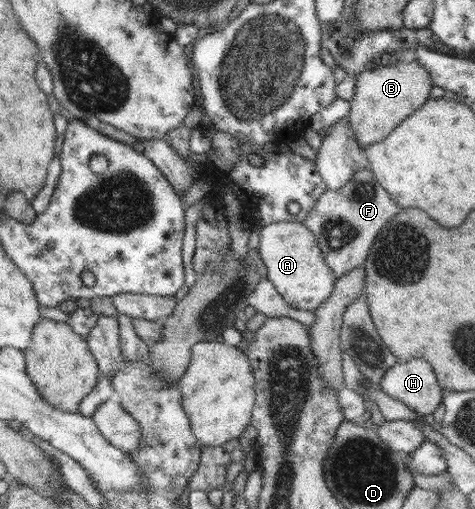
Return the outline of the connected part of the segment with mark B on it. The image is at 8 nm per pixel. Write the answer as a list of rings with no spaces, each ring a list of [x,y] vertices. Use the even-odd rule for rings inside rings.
[[[411,57],[398,60],[389,66],[378,66],[356,76],[355,92],[350,101],[350,114],[346,118],[357,142],[364,149],[379,142],[430,98],[433,82],[429,73]]]

